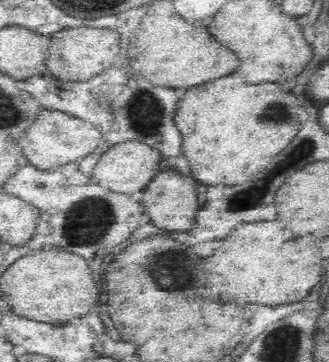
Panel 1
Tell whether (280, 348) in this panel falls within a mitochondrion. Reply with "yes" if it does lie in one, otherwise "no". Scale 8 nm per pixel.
yes

